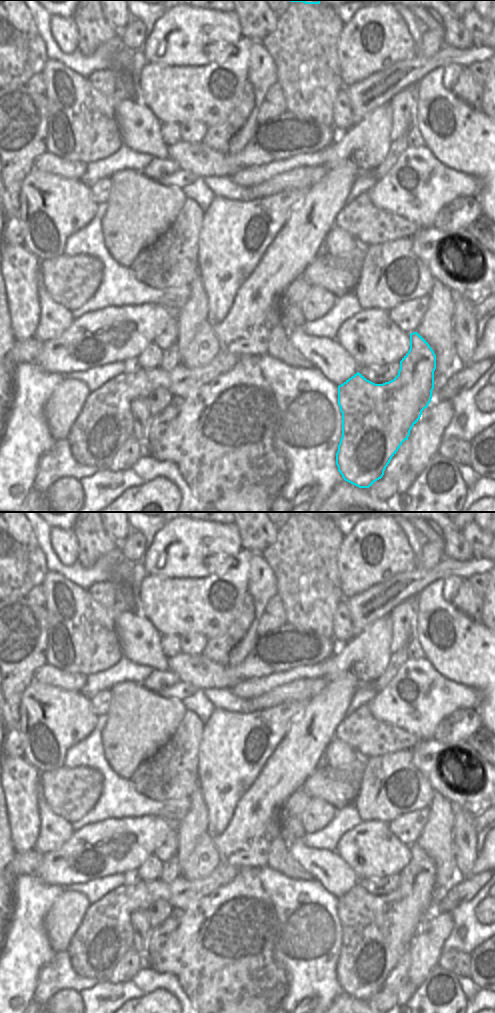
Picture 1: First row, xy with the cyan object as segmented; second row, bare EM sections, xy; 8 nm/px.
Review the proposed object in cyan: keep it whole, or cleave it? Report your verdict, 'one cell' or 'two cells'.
one cell

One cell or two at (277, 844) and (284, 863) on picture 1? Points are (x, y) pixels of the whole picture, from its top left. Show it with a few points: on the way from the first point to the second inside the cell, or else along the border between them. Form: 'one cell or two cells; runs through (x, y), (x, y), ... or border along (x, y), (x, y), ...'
one cell; runs through (279, 849), (279, 858)

